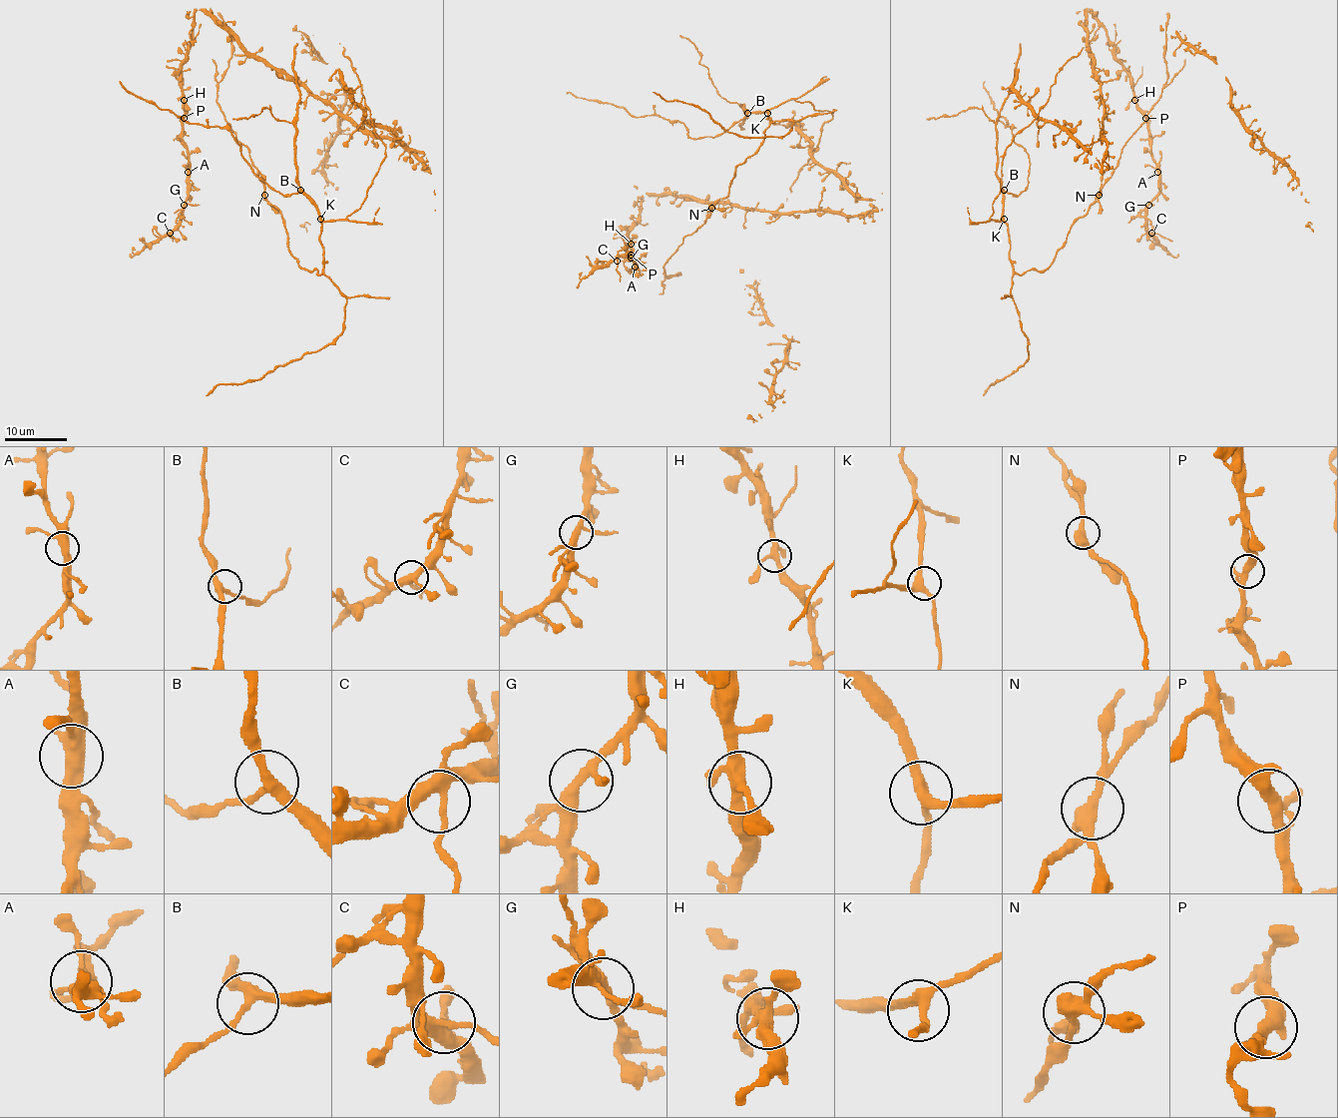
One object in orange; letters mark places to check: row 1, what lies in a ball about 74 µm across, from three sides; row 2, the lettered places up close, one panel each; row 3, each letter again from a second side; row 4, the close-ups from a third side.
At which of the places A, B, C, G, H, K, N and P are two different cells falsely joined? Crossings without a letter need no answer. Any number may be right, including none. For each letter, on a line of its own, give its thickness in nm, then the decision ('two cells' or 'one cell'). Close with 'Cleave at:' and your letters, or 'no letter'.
A: 400 nm | one cell
B: 280 nm | one cell
C: 280 nm | one cell
G: 300 nm | one cell
H: 320 nm | one cell
K: 320 nm | one cell
N: 460 nm | two cells
P: 340 nm | one cell
Cleave at: N

